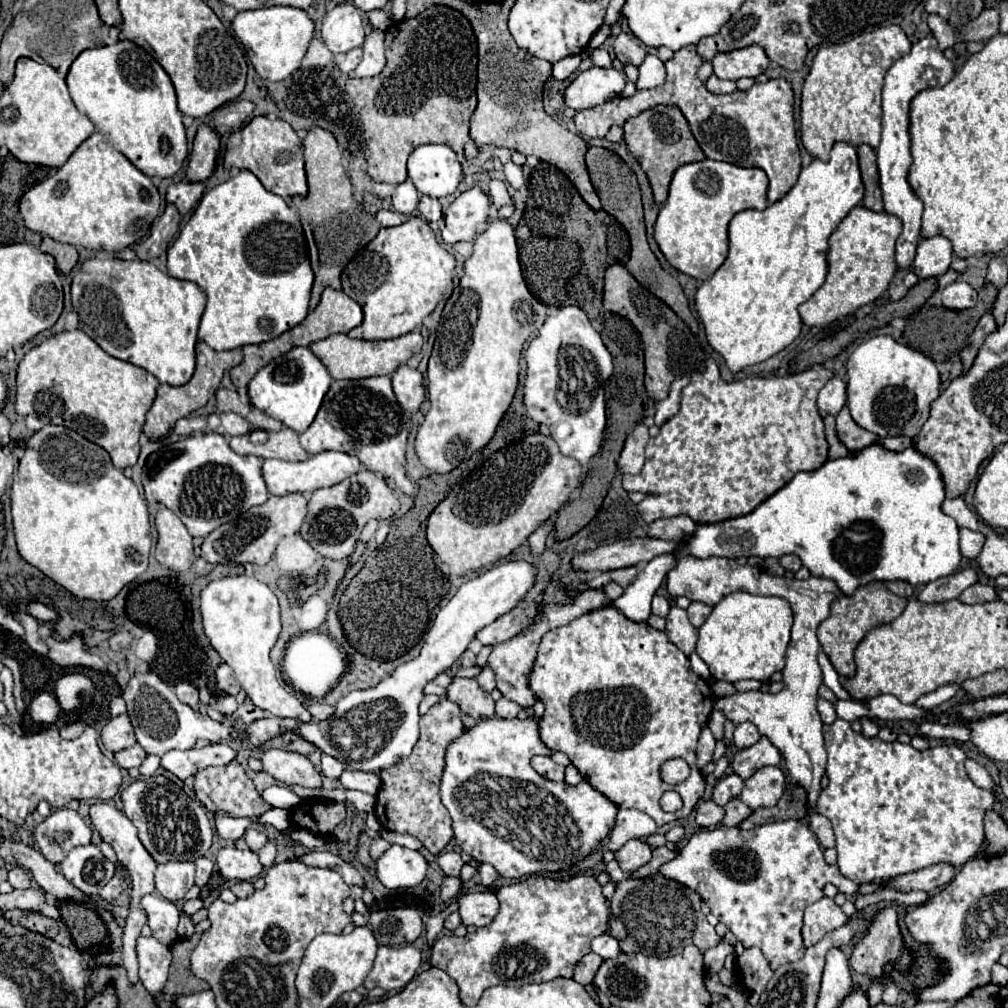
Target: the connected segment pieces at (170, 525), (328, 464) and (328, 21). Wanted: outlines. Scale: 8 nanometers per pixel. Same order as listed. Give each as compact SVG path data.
M161 508L155 516L155 528L159 534L155 558L159 564L183 572L189 570L195 554L193 554L193 538L189 536L183 522L169 510Z
M321 452L311 456L305 462L285 462L285 460L265 460L263 462L263 478L267 482L267 488L271 494L283 496L295 492L302 493L307 501L317 488L329 488L343 482L351 474L357 474L361 468L361 462L357 456L345 454L345 452Z
M349 2L337 4L323 18L321 36L333 54L345 54L353 48L363 46L365 28L359 10Z

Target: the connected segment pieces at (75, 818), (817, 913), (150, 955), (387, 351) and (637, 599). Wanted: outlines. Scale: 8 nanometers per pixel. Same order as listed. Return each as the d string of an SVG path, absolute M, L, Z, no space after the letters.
M59 808L35 828L33 836L41 854L51 864L61 864L75 846L91 842L91 828L75 810Z
M821 898L815 904L807 906L805 918L803 918L803 946L809 948L817 944L827 932L843 926L847 916L843 910L831 900L831 898Z
M139 936L137 940L137 956L139 956L139 980L153 996L161 996L165 988L165 980L171 966L171 950L155 938Z
M409 332L405 336L393 338L393 340L353 340L347 334L333 334L325 340L313 342L311 350L313 354L327 366L329 374L339 380L339 378L369 378L369 376L385 376L393 374L401 364L405 364L413 354L421 350L423 338L419 332Z
M663 554L647 562L637 578L623 590L613 606L633 622L647 622L651 616L651 600L659 590L665 574L675 566L675 554Z

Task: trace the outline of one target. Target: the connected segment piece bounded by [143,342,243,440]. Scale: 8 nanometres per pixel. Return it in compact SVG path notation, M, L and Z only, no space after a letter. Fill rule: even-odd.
M197 342L195 350L197 350L197 368L195 368L193 378L185 386L169 386L169 384L161 384L159 386L157 398L155 398L151 410L147 412L147 422L143 426L143 434L149 440L159 440L159 438L167 436L173 430L173 426L175 426L175 422L179 418L185 418L191 412L195 412L201 406L205 406L207 400L209 400L209 396L215 394L215 390L217 390L223 374L227 370L231 370L233 366L237 366L241 362L241 358L243 358L243 354L241 354L239 348L237 350L229 350L229 352L215 352L205 342Z

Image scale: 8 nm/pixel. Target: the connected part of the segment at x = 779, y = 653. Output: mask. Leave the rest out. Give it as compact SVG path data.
M731 592L713 608L711 616L699 628L695 652L709 666L715 680L759 680L765 684L785 666L785 650L791 640L791 626L793 612L785 598Z

